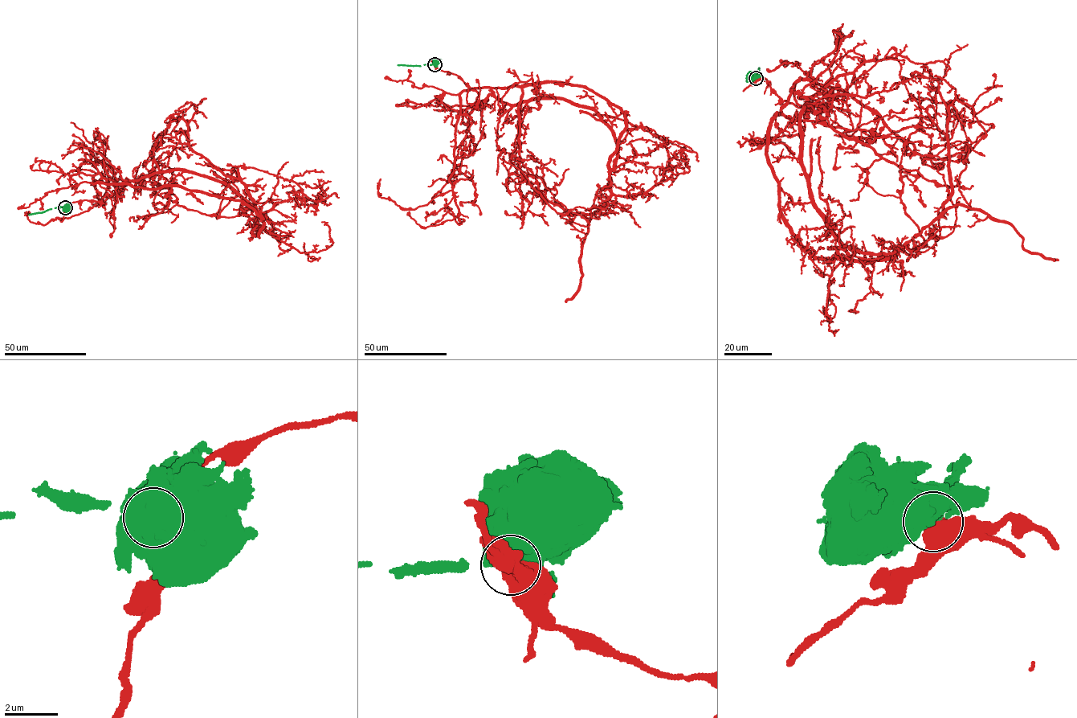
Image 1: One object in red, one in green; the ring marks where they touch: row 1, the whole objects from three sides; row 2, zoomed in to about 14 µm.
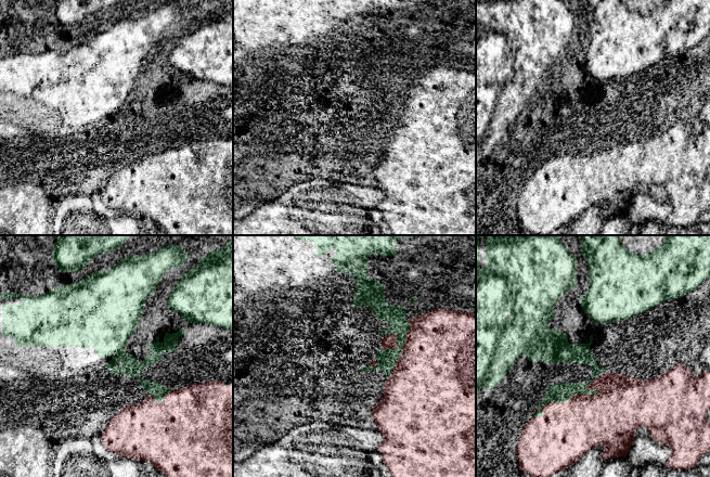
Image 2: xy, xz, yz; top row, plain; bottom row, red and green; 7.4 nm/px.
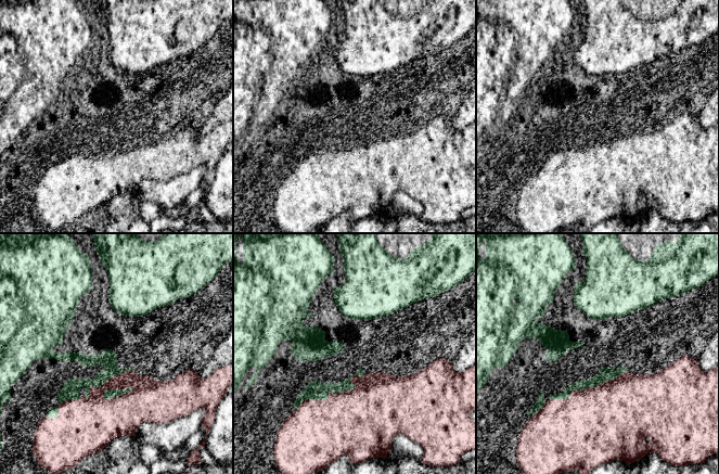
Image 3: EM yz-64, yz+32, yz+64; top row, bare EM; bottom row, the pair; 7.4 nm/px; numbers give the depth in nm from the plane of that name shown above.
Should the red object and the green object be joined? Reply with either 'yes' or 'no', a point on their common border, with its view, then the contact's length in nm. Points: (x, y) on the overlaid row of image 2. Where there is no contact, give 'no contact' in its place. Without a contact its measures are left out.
no; meets red in yz at (577, 394); contact 650 nm long

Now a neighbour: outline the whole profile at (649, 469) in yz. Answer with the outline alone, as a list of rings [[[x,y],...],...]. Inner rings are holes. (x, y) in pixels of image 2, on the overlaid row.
[[[646,463],[642,466],[640,477],[710,477],[710,466],[698,465],[689,469],[673,469]]]

